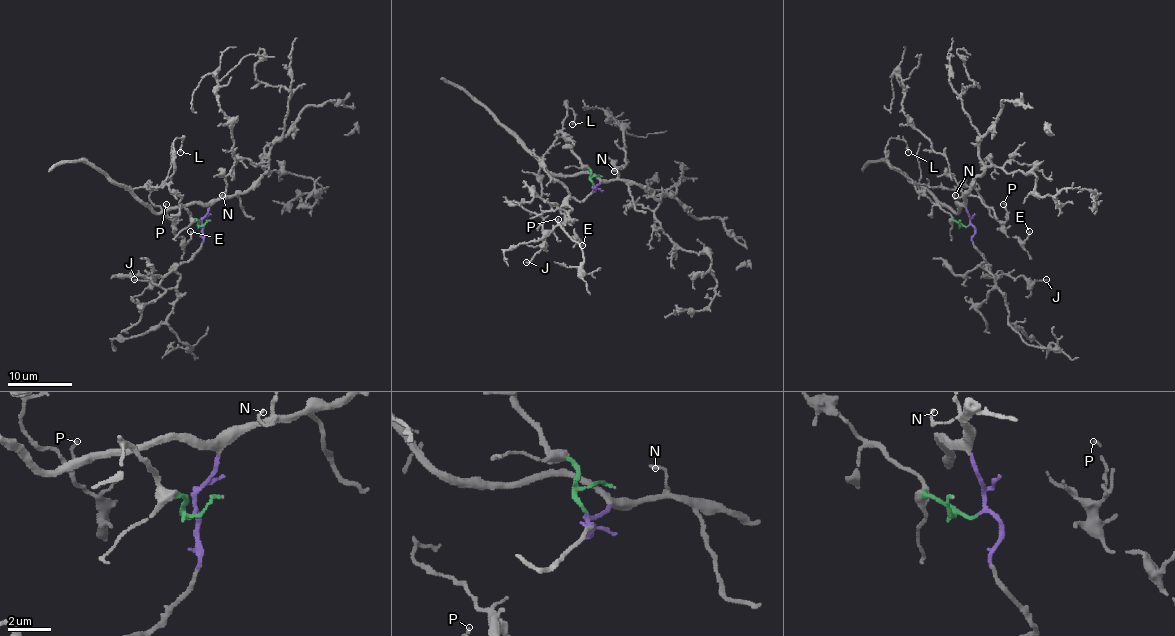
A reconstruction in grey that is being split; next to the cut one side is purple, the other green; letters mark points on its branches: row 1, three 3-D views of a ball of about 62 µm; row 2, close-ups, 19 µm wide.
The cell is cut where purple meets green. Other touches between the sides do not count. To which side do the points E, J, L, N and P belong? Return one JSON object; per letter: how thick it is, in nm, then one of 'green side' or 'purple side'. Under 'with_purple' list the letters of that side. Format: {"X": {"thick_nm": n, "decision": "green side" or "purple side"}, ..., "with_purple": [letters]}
{"E": {"thick_nm": 130, "decision": "green side"}, "J": {"thick_nm": 130, "decision": "purple side"}, "L": {"thick_nm": 130, "decision": "green side"}, "N": {"thick_nm": 110, "decision": "purple side"}, "P": {"thick_nm": 110, "decision": "green side"}, "with_purple": ["J", "N"]}

